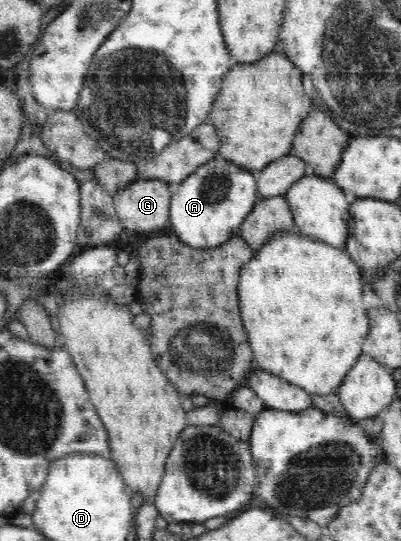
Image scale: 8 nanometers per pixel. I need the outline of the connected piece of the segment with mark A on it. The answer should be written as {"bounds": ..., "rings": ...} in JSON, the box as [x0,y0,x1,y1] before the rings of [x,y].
{"bounds":[169,156,259,250],"rings":[[[220,156],[207,161],[200,168],[195,169],[192,174],[189,174],[181,183],[169,185],[171,192],[169,225],[171,225],[172,232],[177,234],[177,238],[183,244],[200,250],[224,244],[233,233],[239,233],[244,219],[257,203],[259,199],[257,186],[256,179],[249,170],[226,161]]]}

